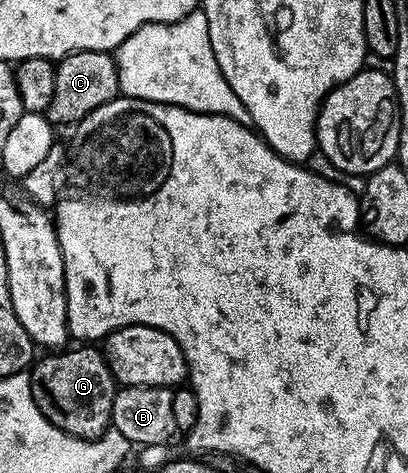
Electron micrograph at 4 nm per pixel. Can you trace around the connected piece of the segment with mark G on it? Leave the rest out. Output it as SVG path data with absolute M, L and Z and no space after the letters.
M72 347L44 354L41 360L39 357L31 365L34 402L46 419L66 434L85 442L95 442L111 425L112 407L118 385L112 377L108 360L99 347Z

